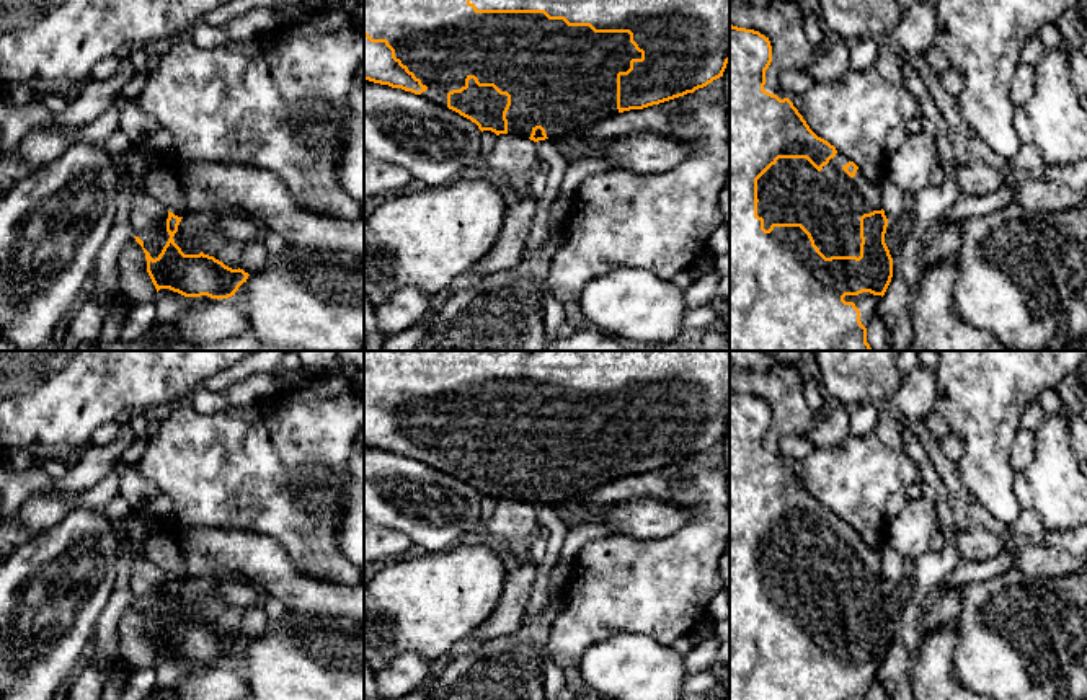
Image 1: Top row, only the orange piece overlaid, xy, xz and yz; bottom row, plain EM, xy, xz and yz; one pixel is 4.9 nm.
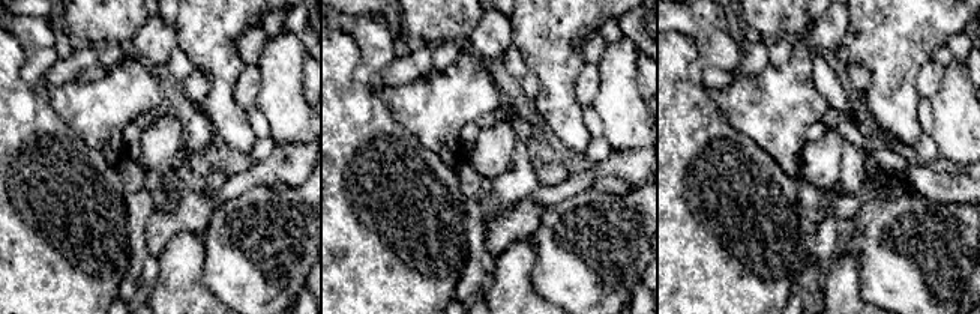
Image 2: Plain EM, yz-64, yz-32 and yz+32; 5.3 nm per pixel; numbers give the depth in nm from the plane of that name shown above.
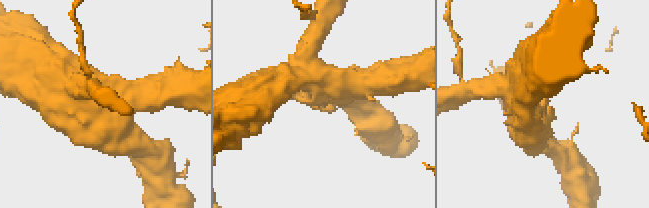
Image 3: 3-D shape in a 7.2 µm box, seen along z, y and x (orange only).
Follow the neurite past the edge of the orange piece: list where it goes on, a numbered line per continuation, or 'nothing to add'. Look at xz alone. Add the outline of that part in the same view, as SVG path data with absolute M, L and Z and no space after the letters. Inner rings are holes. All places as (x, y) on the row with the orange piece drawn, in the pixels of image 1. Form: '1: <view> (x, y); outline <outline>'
1: xz (560, 77); outline M364 0L364 33L387 39L395 57L428 86L421 96L436 104L447 108L447 93L465 86L468 75L508 91L508 132L522 139L529 139L535 126L542 126L552 140L563 139L617 114L617 73L627 72L632 59L641 59L628 33L594 33L589 26L548 20L544 13L475 13L467 0Z

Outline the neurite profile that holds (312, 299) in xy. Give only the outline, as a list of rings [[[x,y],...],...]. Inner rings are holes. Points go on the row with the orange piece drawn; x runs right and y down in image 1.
[[[287,245],[238,287],[237,300],[251,333],[263,343],[302,351],[364,349],[364,258],[343,250]]]

